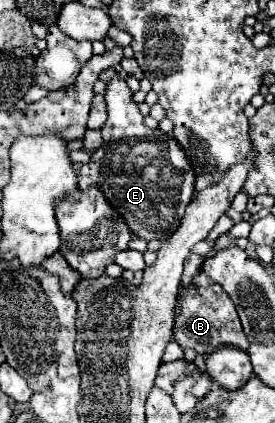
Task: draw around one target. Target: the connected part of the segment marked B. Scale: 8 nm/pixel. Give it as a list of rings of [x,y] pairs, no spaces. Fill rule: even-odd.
[[[194,274],[190,284],[180,284],[180,298],[182,308],[174,318],[174,340],[180,344],[182,350],[194,350],[200,356],[208,356],[220,346],[234,346],[238,350],[248,350],[246,334],[242,330],[242,324],[238,322],[238,314],[234,310],[234,304],[230,304],[230,298],[222,294],[222,286],[210,284],[208,276]]]

